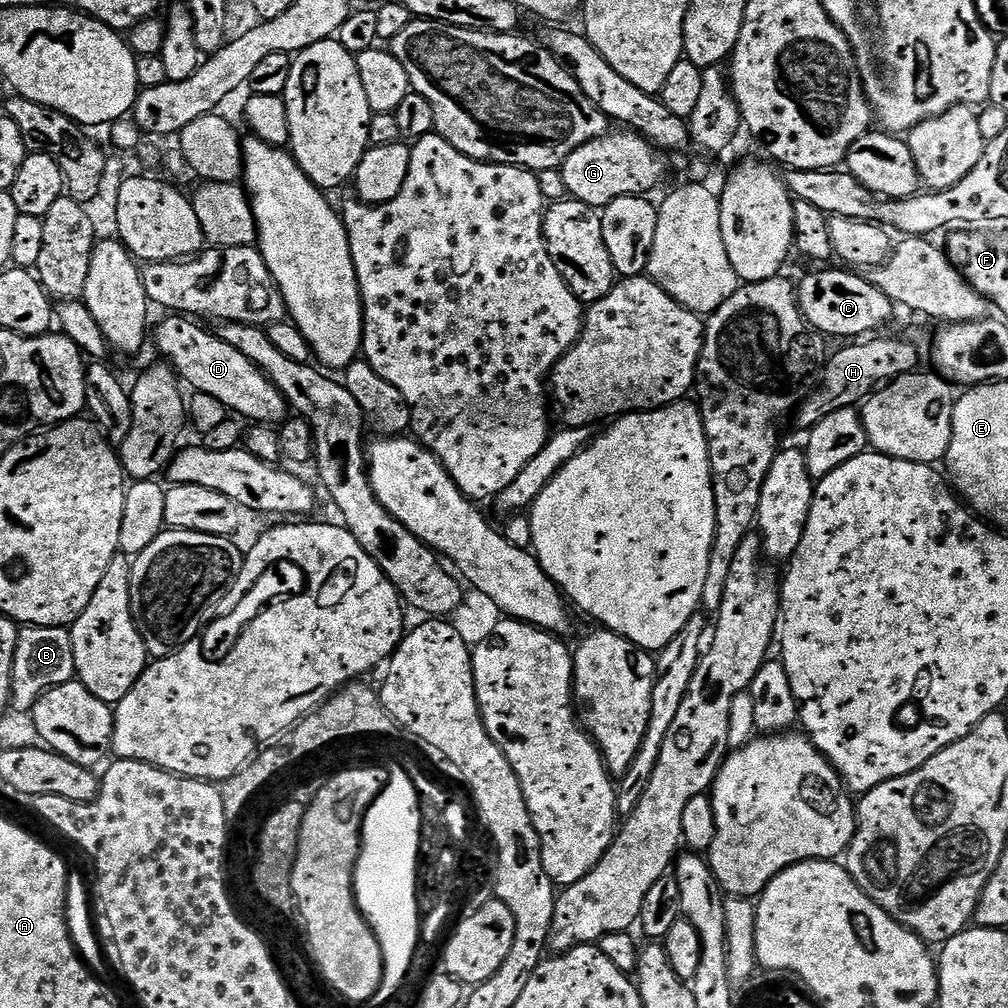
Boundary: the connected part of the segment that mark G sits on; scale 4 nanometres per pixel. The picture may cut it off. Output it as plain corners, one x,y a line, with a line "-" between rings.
612,130
597,140
587,140
574,154
565,158
560,173
566,182
568,196
603,210
614,198
644,196
660,184
664,176
664,160
653,144
631,130

